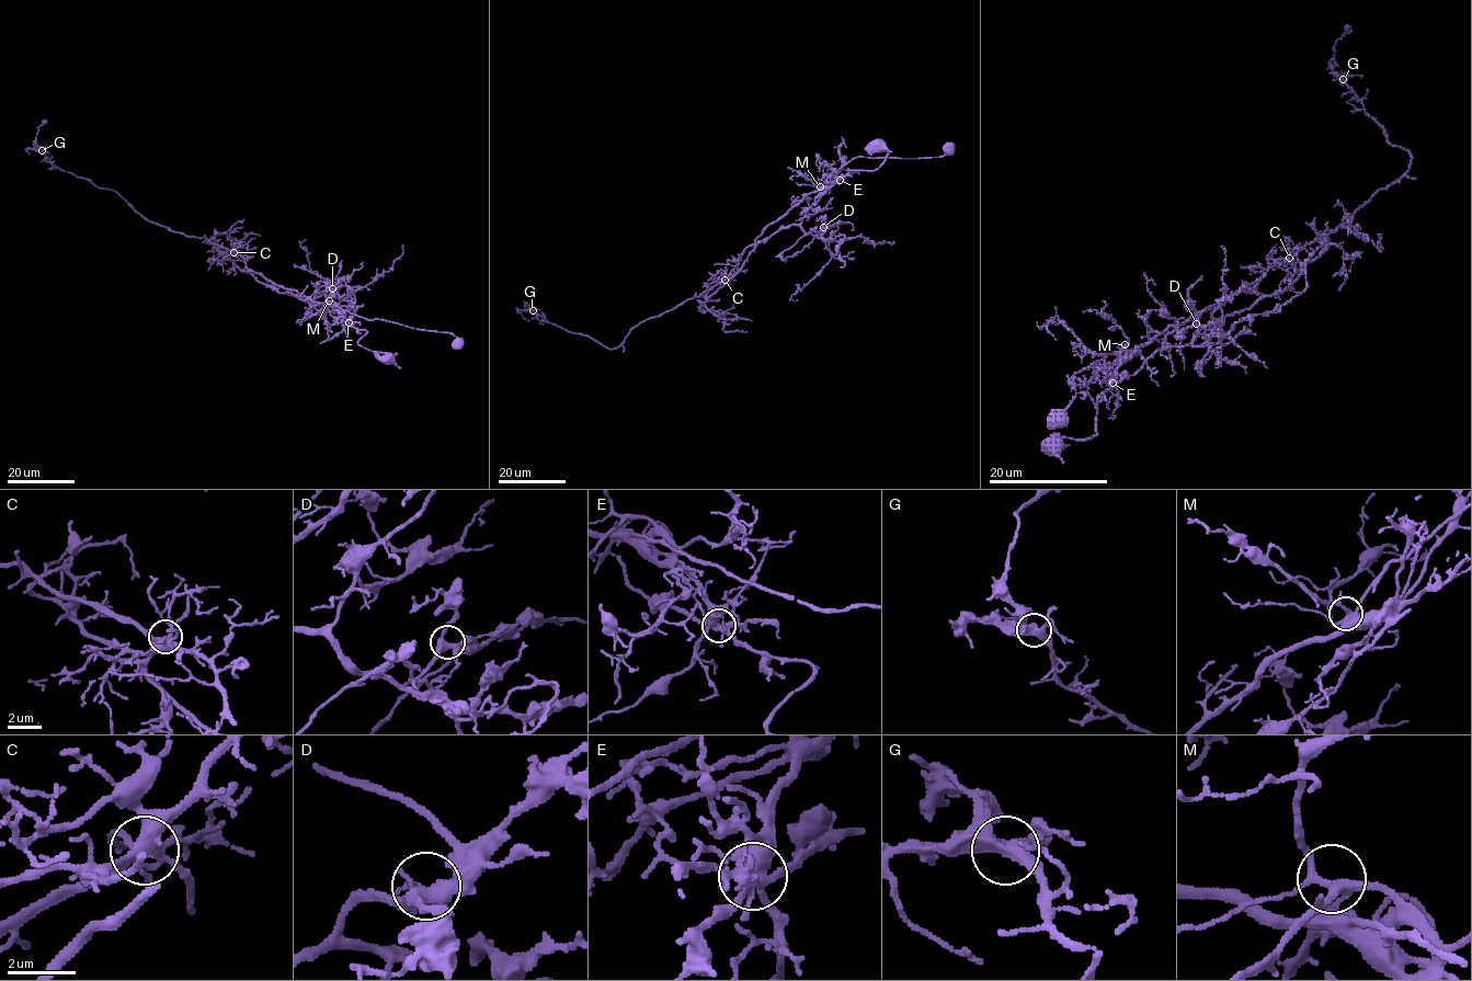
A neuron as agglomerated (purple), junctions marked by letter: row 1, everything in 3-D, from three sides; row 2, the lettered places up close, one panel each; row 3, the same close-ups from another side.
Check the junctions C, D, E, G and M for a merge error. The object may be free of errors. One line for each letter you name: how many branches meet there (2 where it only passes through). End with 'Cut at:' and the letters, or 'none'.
E: Branches: 9
Cut at: E

